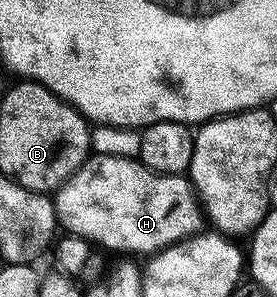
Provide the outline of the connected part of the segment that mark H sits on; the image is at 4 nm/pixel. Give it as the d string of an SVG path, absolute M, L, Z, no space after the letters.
M97 152L89 156L75 175L52 194L58 226L66 234L121 253L117 255L160 253L202 232L201 200L188 176L156 173L139 159L130 157Z

